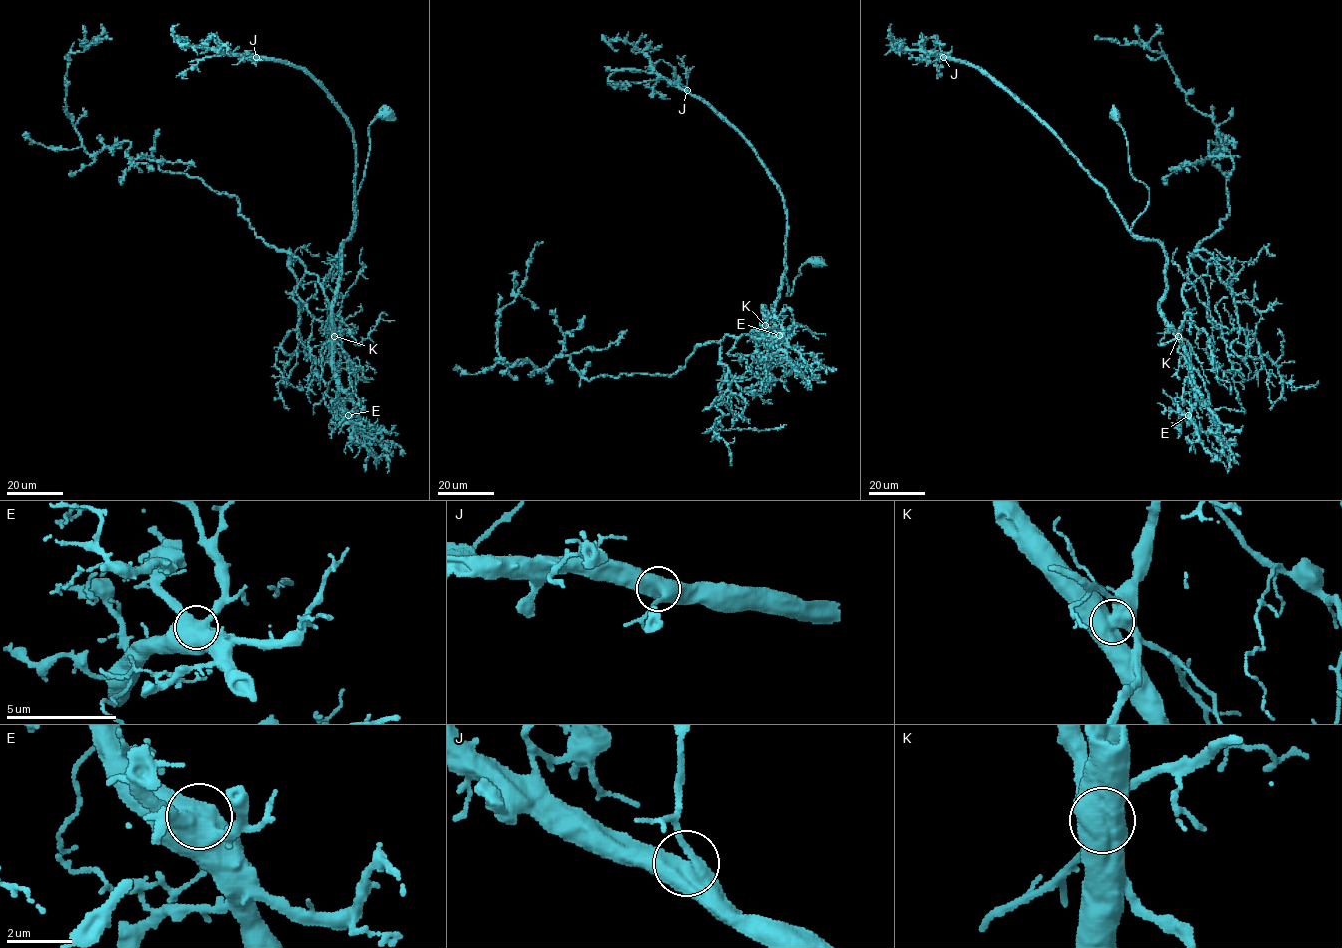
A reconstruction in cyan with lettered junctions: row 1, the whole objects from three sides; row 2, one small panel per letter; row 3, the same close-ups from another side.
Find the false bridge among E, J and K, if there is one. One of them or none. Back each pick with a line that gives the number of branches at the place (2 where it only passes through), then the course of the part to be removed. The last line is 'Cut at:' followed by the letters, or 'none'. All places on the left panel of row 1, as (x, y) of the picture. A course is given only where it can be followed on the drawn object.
K: 3 | (334, 335), (318, 277), (235, 196), (129, 141), (85, 150), (69, 55), (112, 39)
Cut at: K

